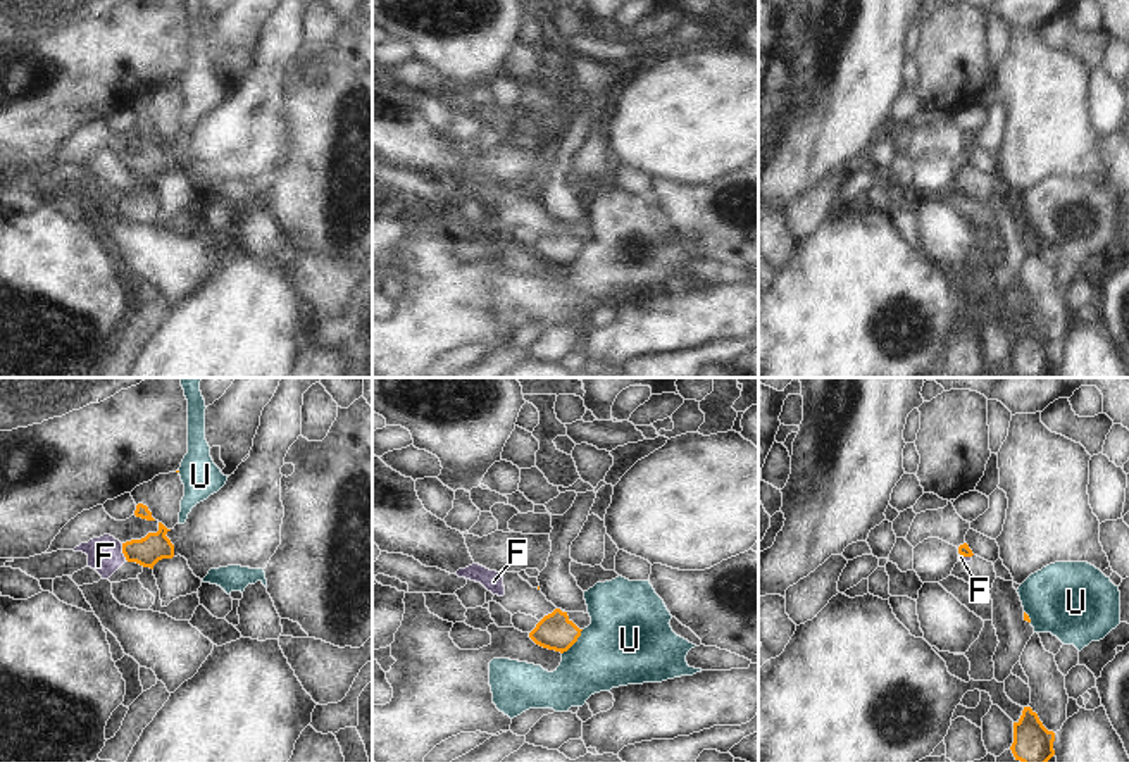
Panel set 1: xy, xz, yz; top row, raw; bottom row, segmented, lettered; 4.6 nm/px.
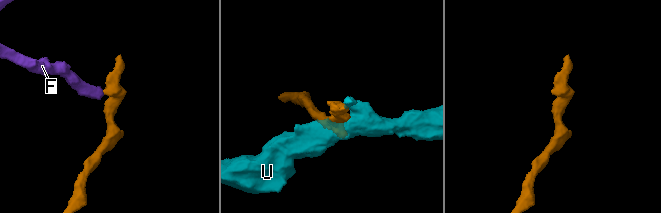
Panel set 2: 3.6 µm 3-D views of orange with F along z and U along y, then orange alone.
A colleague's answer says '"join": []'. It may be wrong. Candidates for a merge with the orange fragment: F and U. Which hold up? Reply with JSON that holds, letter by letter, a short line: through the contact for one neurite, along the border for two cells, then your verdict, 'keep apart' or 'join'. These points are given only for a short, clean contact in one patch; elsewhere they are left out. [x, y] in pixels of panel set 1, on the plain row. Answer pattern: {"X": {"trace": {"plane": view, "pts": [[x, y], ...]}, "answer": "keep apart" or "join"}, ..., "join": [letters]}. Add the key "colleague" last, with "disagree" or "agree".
{"F": {"trace": {"plane": "xy", "pts": [[121, 157], [121, 166], [126, 173]]}, "answer": "keep apart"}, "U": {"answer": "keep apart"}, "join": [], "colleague": "agree"}

